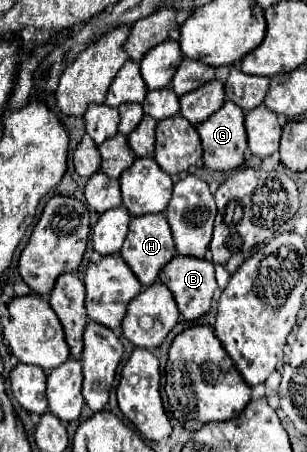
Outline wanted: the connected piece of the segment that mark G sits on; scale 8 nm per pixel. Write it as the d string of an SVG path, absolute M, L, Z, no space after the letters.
M226 101L214 115L196 125L202 147L204 165L212 171L232 171L244 163L246 129L244 111Z

